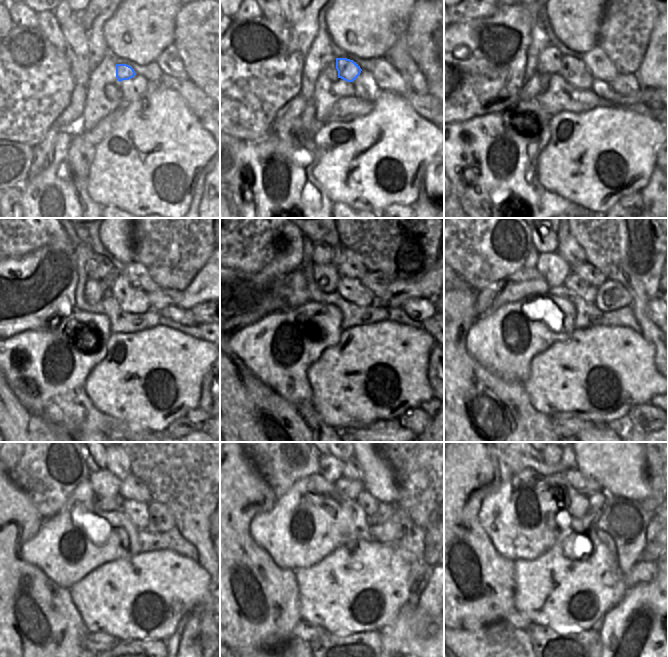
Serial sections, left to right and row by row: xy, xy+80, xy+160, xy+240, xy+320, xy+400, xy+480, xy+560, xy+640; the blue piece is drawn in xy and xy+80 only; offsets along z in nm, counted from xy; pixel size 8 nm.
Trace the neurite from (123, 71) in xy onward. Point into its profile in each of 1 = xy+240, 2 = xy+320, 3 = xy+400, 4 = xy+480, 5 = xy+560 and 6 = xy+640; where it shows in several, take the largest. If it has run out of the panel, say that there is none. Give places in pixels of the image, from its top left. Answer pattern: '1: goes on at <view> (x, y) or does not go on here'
1: goes on at xy+240 (131, 300)
2: goes on at xy+320 (351, 289)
3: goes on at xy+400 (587, 292)
4: goes on at xy+480 (137, 512)
5: goes on at xy+560 (368, 503)
6: goes on at xy+640 (595, 501)

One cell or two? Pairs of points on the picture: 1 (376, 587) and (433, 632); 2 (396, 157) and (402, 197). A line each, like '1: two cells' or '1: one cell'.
1: two cells
2: one cell

